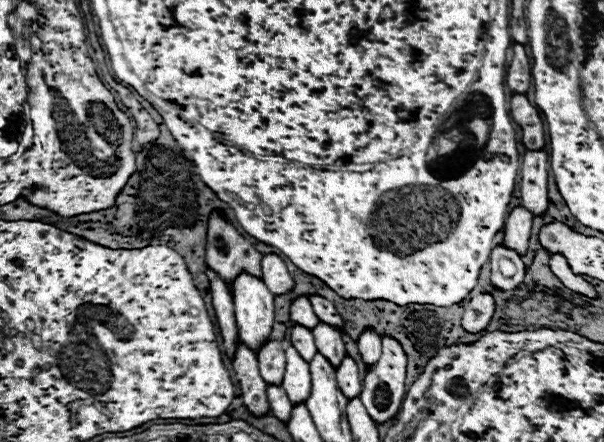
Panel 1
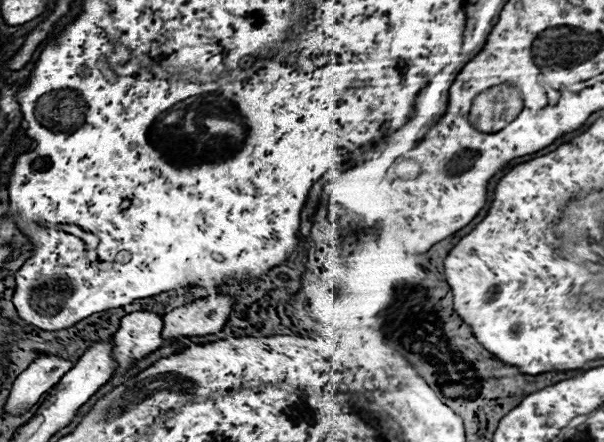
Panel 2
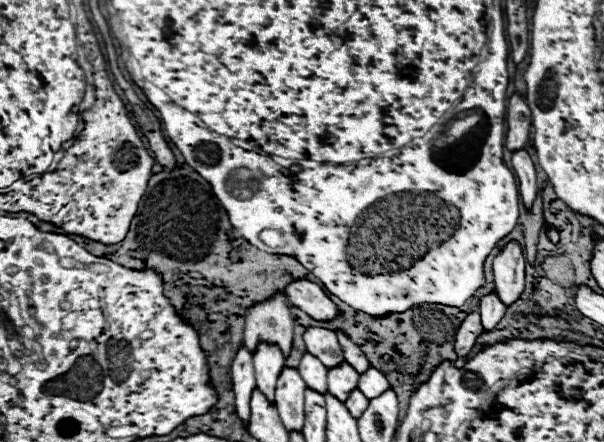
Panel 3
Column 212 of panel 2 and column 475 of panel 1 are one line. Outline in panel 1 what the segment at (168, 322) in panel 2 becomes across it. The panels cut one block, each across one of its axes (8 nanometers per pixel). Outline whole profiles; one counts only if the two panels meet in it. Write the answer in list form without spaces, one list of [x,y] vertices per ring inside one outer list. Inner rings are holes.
[[[476,294],[464,310],[462,328],[470,334],[484,330],[494,316],[494,306],[496,306],[496,302],[494,302],[492,294]]]

